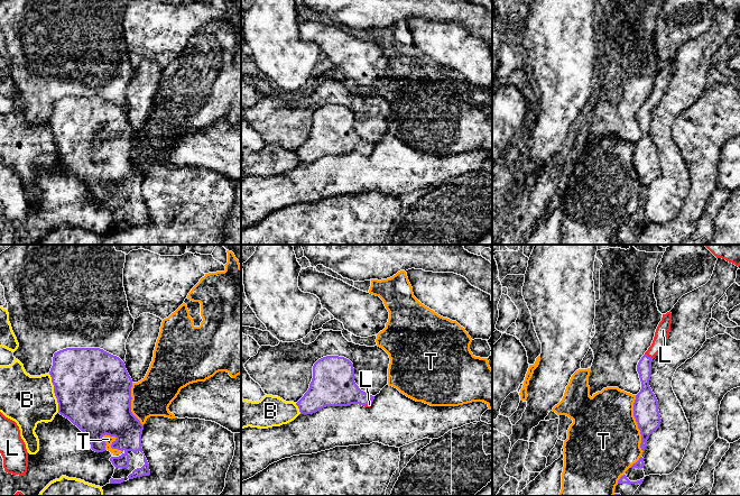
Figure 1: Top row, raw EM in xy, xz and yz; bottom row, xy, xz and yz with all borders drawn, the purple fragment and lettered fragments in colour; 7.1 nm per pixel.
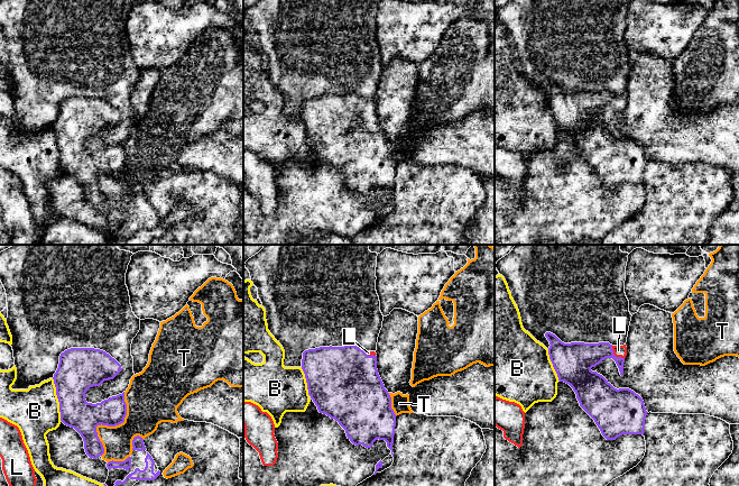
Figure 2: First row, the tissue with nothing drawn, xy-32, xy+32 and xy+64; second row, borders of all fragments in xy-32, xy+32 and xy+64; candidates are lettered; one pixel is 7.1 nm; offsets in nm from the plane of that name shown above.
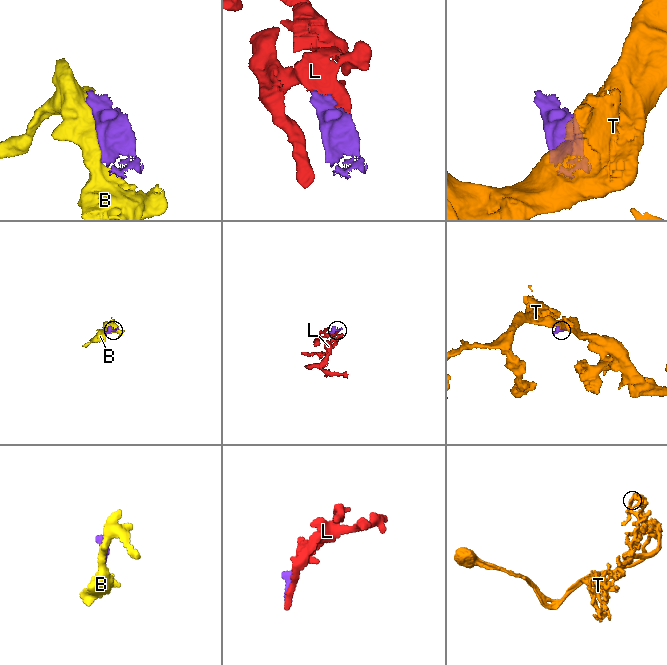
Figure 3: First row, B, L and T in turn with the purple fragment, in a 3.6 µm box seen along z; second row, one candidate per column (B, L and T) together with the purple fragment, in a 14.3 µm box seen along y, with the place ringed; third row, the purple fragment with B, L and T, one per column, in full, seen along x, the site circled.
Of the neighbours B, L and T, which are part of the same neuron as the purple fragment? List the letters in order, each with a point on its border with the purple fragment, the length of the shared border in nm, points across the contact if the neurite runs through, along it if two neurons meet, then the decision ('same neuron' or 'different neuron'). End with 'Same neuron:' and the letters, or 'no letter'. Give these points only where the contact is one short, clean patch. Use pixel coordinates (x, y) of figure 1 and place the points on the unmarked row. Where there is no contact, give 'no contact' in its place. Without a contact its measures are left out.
B: contact xy (54, 140); length 280 nm; different neuron
L: contact yz (647, 104); length 70 nm; same neuron
T: contact yz (637, 172); length 420 nm; different neuron
Same neuron: L

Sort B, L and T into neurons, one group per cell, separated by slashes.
B / L / T

